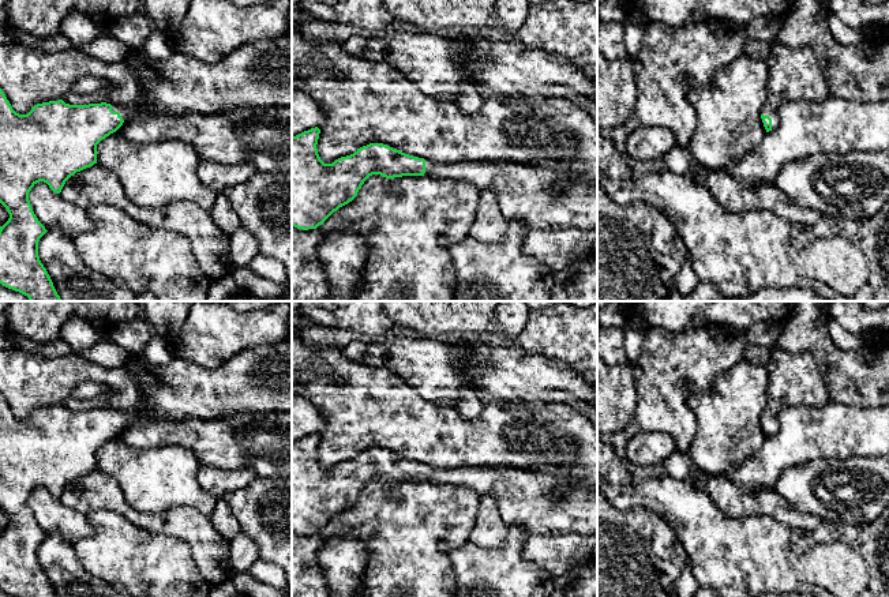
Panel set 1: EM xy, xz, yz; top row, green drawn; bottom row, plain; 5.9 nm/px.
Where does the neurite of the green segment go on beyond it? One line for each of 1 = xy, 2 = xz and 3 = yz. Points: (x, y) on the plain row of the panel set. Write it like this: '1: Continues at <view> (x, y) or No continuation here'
1: Continues at xy (116, 413)
2: Continues at xz (539, 503)
3: Continues at yz (795, 379)

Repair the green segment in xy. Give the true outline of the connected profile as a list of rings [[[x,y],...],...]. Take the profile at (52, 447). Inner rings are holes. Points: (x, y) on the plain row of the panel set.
[[[0,394],[0,508],[10,519],[8,526],[0,532],[0,589],[3,592],[15,597],[56,597],[38,562],[38,547],[48,536],[35,522],[29,498],[37,488],[44,487],[53,498],[60,499],[71,481],[97,469],[97,450],[116,438],[127,423],[128,418],[120,410],[106,408],[70,410],[63,405],[37,409],[27,420],[19,420]]]

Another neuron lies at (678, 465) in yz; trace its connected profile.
[[[675,450],[663,466],[665,476],[675,480],[687,480],[693,462],[689,453]]]

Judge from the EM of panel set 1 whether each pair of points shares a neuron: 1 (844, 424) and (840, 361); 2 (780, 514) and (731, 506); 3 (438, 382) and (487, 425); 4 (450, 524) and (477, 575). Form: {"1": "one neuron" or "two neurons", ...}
{"1": "two neurons", "2": "one neuron", "3": "two neurons", "4": "two neurons"}

